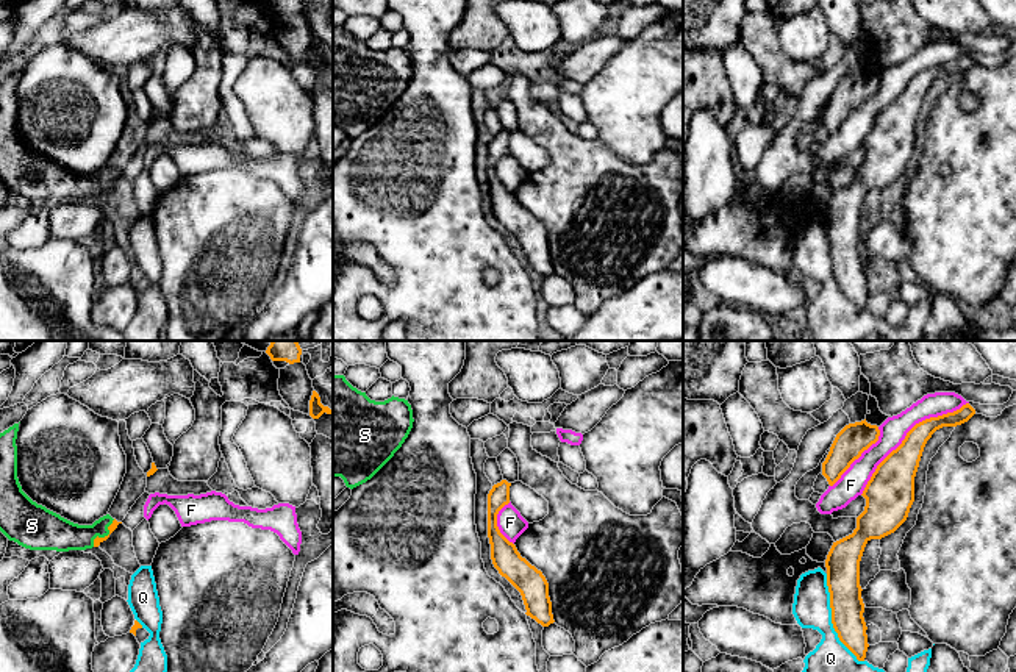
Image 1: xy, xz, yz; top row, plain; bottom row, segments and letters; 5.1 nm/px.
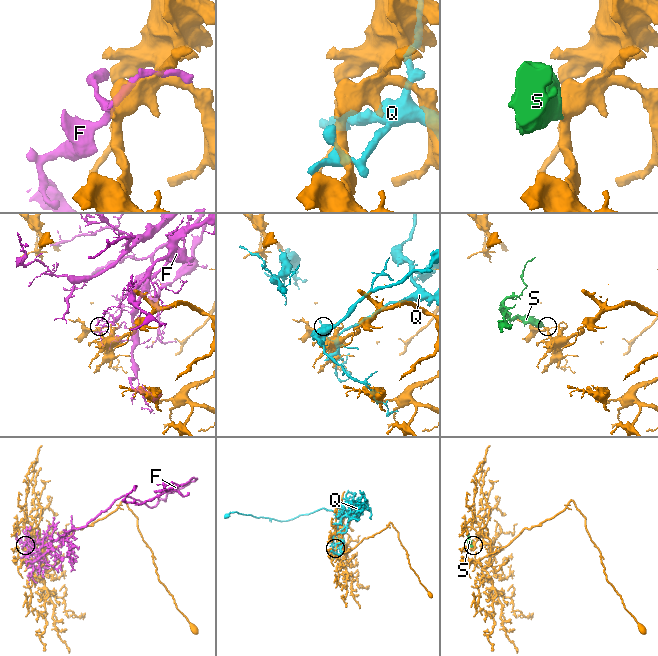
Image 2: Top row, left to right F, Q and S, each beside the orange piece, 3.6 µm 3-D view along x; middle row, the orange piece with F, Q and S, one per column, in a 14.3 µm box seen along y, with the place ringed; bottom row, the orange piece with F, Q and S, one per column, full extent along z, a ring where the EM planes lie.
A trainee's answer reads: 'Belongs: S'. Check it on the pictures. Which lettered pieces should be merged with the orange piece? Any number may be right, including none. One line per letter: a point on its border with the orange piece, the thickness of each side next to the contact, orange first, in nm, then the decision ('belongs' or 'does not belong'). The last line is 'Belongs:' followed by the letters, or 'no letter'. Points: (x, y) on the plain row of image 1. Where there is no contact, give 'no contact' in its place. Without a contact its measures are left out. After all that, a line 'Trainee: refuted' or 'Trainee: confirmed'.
F: meets orange in yz at (907, 83); 200 nm thick on the orange side, 140 nm on the other; does not belong
Q: meets orange in yz at (832, 269); 180 nm thick on the orange side, 260 nm on the other; does not belong
S: meets orange in xy at (105, 186); 40 nm thick on the orange side, 180 nm on the other; belongs
Belongs: S
Trainee: confirmed

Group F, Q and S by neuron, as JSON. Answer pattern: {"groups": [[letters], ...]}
{"groups": [["F"], ["Q"], ["S"]]}

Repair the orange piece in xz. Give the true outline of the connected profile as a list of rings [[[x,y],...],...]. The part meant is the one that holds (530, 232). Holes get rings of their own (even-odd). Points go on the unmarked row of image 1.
[[[506,130],[494,134],[488,144],[488,188],[494,217],[522,245],[527,266],[542,277],[553,273],[549,233],[541,220],[521,206],[516,195],[510,192],[497,177],[499,161],[510,153],[510,136]]]

